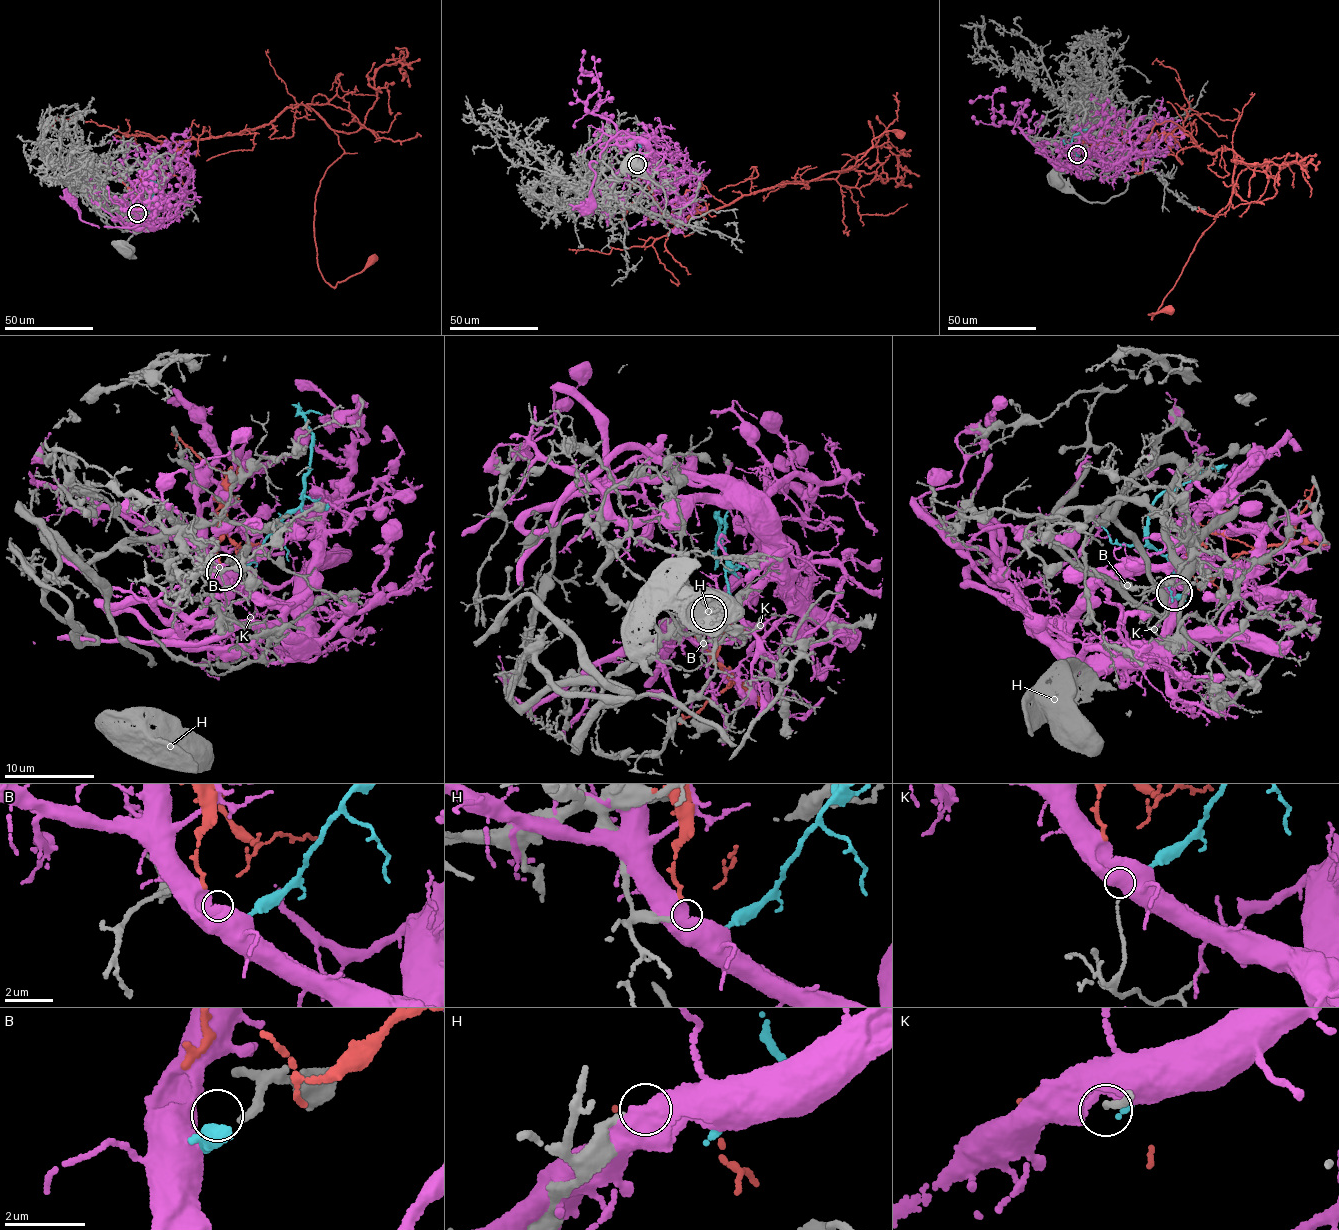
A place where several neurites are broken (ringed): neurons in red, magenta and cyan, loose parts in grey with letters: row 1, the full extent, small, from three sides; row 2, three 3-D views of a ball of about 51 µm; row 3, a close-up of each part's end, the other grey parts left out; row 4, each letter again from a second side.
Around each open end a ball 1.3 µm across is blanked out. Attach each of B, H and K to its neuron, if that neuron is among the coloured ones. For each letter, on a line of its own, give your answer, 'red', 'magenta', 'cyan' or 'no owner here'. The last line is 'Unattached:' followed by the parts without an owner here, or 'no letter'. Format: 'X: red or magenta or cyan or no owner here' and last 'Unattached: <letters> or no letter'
B: no owner here
H: no owner here
K: cyan
Unattached: B, H

